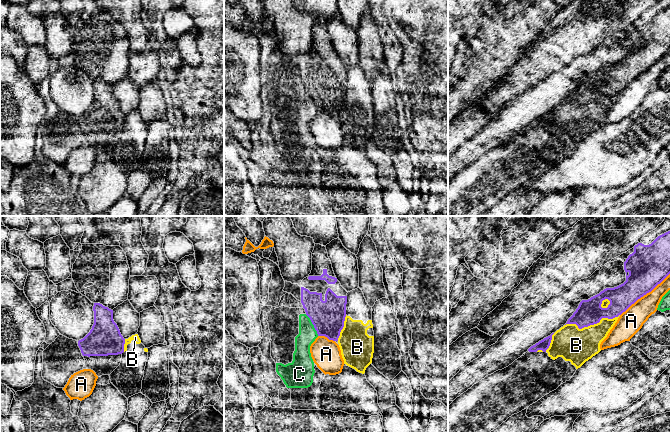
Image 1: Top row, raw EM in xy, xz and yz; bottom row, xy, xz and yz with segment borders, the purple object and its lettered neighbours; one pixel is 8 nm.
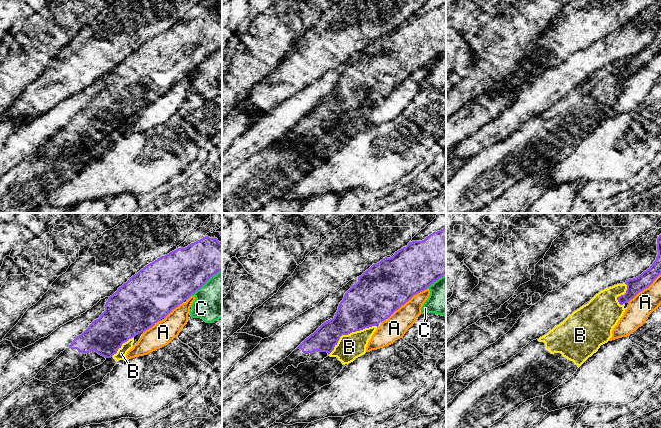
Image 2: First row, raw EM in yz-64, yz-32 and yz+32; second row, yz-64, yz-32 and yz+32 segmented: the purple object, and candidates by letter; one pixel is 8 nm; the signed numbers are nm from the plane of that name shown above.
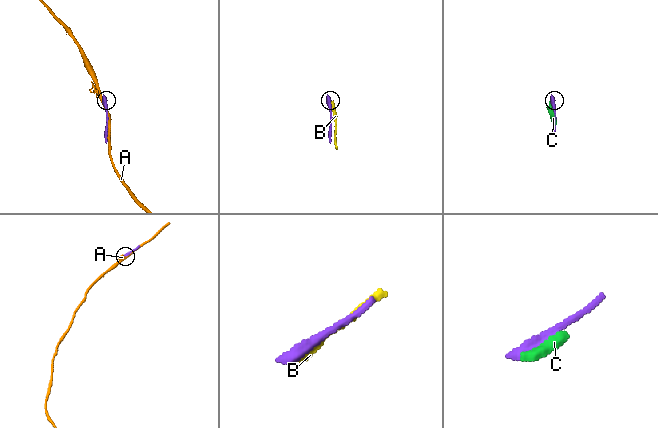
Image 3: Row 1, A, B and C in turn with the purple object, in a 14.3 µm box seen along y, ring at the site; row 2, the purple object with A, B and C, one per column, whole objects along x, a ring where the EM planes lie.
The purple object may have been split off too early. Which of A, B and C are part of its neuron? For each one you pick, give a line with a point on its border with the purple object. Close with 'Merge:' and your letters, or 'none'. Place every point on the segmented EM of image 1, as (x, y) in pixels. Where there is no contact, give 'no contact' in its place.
Merge: none

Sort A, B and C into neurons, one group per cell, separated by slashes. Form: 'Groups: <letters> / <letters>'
Groups: A / B / C

